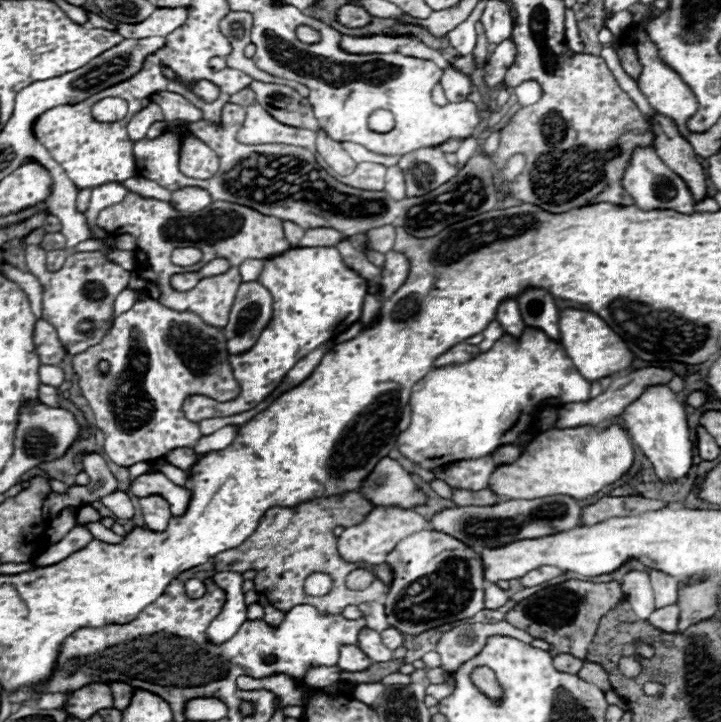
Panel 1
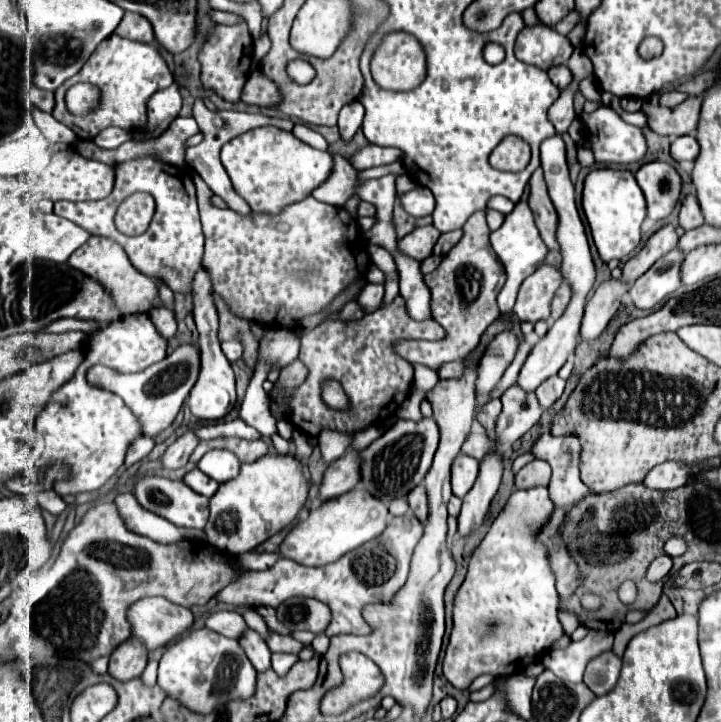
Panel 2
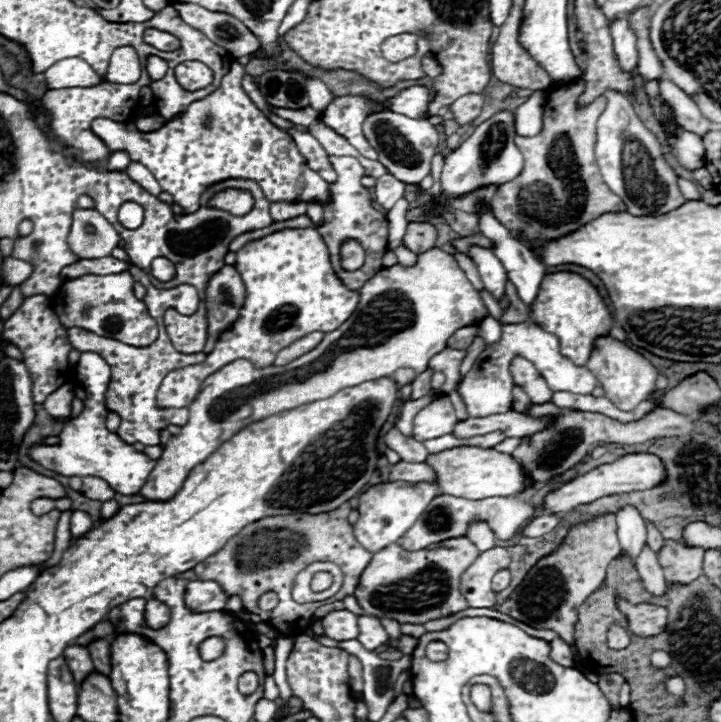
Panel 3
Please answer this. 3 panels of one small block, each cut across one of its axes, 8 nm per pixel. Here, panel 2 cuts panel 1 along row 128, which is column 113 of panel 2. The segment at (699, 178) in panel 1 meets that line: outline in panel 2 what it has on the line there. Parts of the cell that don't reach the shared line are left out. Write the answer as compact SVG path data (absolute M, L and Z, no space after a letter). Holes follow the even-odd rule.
M126 640L122 642L112 654L108 664L108 674L116 680L134 680L138 678L148 662L148 652L140 640Z

